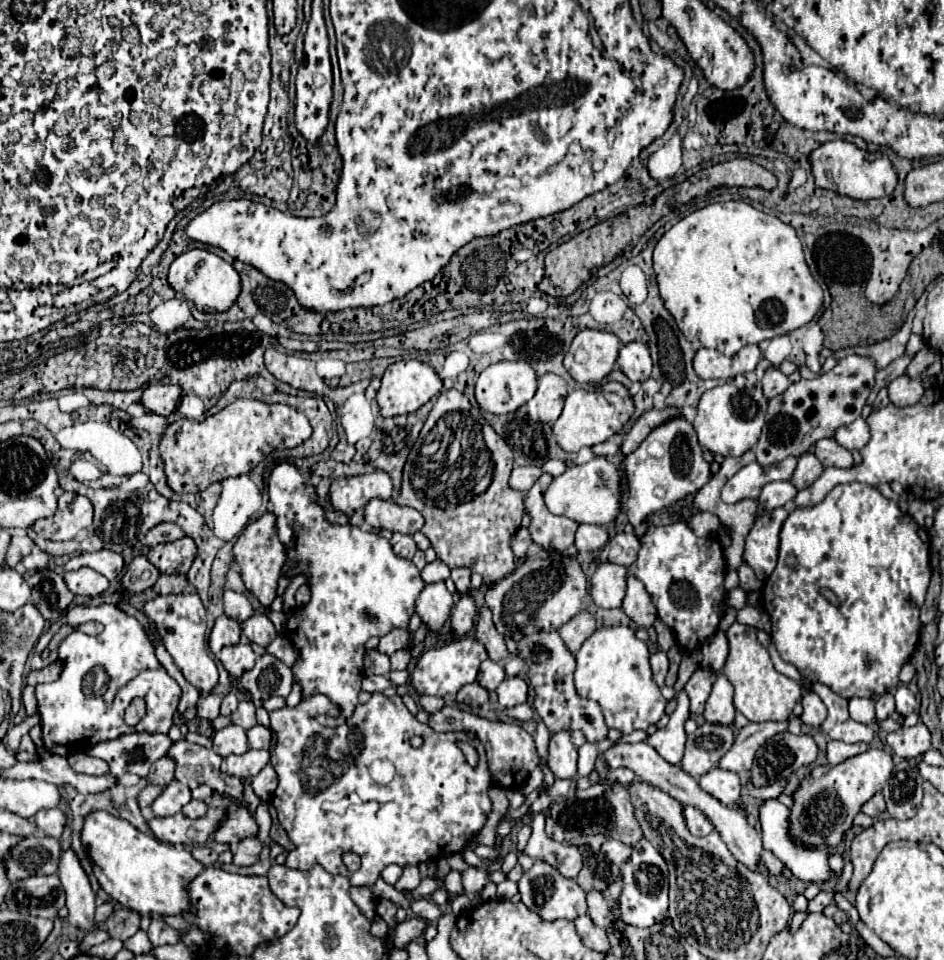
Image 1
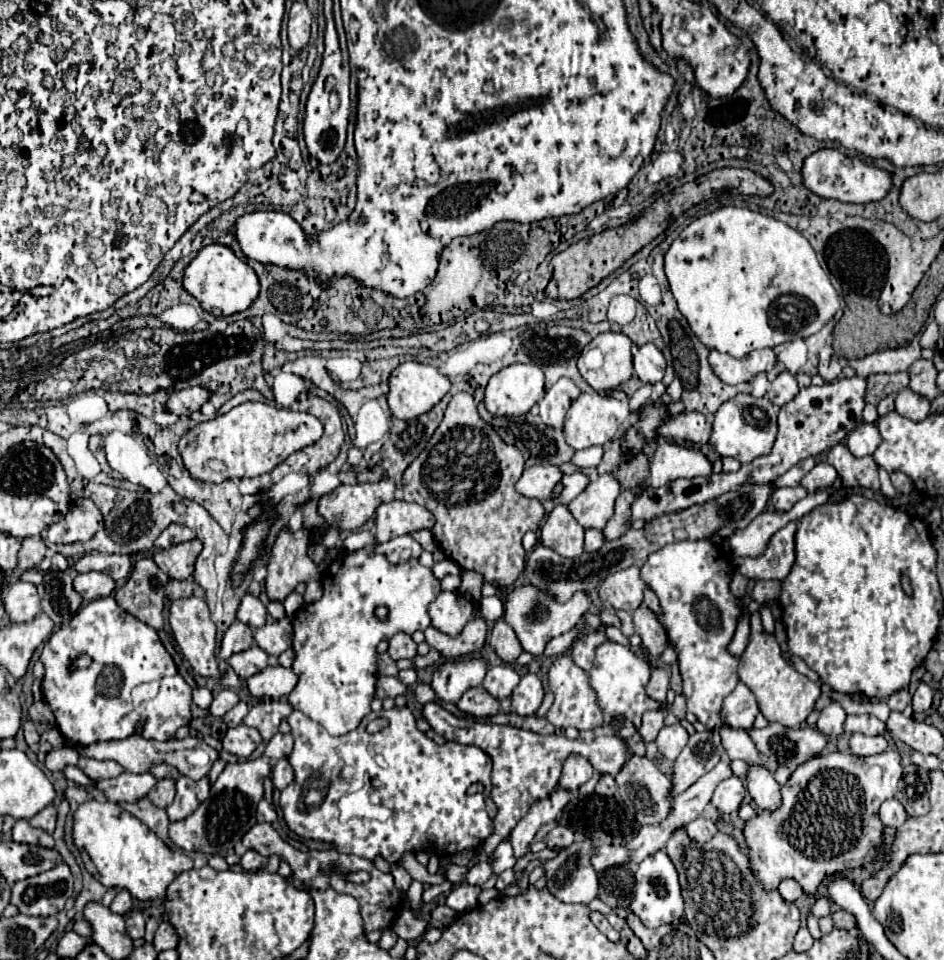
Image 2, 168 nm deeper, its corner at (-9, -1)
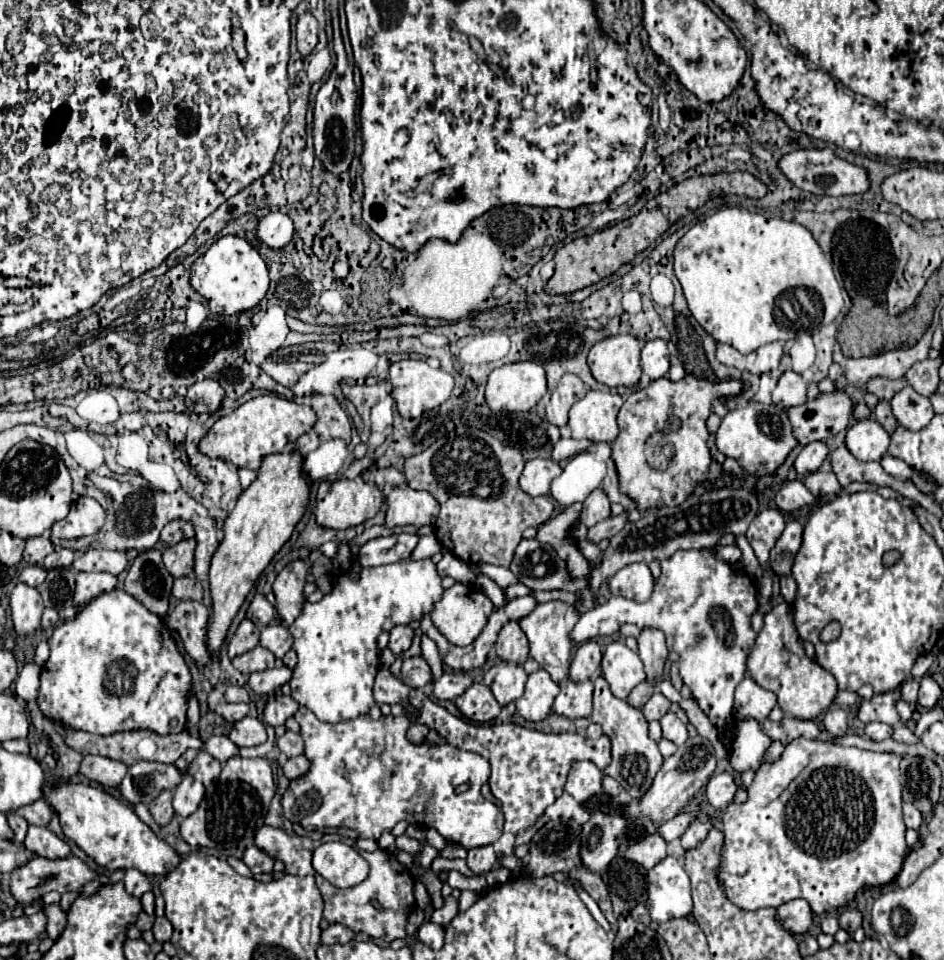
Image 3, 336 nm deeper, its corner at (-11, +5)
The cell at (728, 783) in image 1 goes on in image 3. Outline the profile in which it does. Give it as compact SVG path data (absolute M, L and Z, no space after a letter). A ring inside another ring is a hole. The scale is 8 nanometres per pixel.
M729 772L713 774L705 786L705 800L713 808L727 808L727 804L733 800L735 792L737 792L737 784Z

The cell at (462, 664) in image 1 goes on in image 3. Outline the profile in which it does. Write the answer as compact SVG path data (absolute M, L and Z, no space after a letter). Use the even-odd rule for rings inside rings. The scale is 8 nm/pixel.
M447 672L435 680L433 684L433 696L437 700L455 700L457 696L461 696L469 686L473 684L473 676L471 674L451 674L447 676Z

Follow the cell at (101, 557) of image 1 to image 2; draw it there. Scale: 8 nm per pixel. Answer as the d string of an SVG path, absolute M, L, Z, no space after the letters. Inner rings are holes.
M91 552L85 554L77 564L77 572L103 572L113 576L113 580L125 580L127 574L131 572L131 560L125 554L101 554L101 552Z

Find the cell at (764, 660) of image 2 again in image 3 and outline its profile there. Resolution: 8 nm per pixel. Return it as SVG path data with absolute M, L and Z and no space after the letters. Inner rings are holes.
M787 602L775 604L773 610L765 614L765 626L761 628L755 640L755 648L749 654L747 670L761 688L777 694L779 706L785 714L801 720L817 718L833 704L837 696L837 680L833 678L833 674L805 654L803 642L793 624L791 604Z

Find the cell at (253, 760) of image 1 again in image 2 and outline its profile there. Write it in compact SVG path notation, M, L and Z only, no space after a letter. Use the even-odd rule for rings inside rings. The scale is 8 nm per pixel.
M267 756L227 764L217 782L211 786L211 796L205 804L201 804L191 816L179 822L169 824L169 838L175 846L191 852L193 848L205 854L227 856L233 846L241 840L241 836L257 824L255 810L257 802L263 798L263 780L269 776L271 764Z

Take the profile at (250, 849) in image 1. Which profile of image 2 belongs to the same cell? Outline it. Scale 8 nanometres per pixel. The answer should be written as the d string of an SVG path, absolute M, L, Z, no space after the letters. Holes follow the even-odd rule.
M247 850L241 858L241 866L247 870L247 872L257 872L257 870L263 870L267 866L267 858L261 856L259 852L255 850Z

